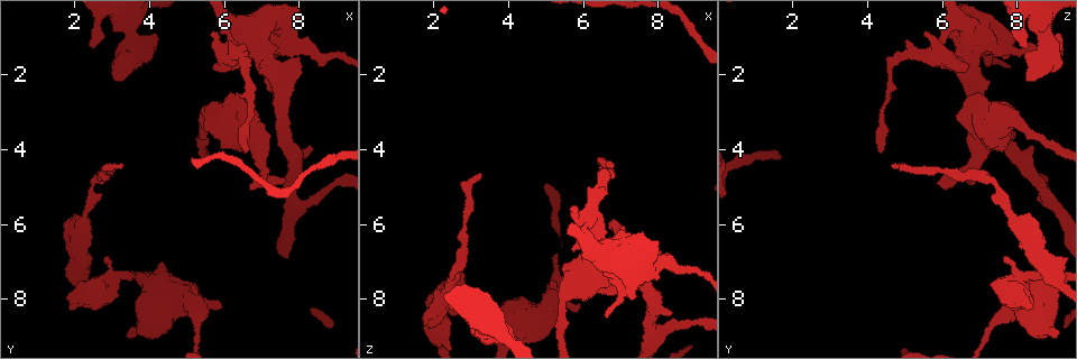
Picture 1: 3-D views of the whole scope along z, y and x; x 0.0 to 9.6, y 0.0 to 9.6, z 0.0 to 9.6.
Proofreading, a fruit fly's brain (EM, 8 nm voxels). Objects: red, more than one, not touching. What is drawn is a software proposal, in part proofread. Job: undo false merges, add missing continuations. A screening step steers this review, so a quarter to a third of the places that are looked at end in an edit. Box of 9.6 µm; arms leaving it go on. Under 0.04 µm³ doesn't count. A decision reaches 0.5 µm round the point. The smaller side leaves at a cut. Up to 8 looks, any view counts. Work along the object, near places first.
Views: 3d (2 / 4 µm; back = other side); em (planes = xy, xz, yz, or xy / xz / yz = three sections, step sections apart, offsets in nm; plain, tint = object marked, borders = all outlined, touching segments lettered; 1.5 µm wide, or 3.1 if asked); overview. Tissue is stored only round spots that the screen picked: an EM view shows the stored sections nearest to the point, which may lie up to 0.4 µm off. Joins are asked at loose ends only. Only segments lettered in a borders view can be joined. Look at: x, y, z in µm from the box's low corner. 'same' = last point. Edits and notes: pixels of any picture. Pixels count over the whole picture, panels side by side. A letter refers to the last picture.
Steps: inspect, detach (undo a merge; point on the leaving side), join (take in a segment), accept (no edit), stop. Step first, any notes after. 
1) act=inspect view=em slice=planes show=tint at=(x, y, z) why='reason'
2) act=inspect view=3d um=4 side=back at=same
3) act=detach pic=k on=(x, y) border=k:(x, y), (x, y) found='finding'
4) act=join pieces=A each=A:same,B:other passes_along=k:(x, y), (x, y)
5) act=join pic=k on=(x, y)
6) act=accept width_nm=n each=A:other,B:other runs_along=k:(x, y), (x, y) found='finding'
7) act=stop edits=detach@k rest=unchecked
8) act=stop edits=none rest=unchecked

act=inspect view=em slice=planes show=borders at=(5.90, 8.20, 8.15) why='branch stops here'

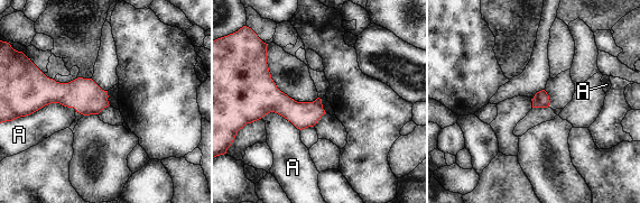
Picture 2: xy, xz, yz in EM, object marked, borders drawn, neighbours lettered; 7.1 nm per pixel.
act=accept each=A:other border=2:(75, 109), (48, 103), (28, 116) found='no lettered segment goes on from it'

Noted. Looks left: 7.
act=inspect view=em slice=planes show=tint at=(6.75, 4.90, 5.90) why='an open end'

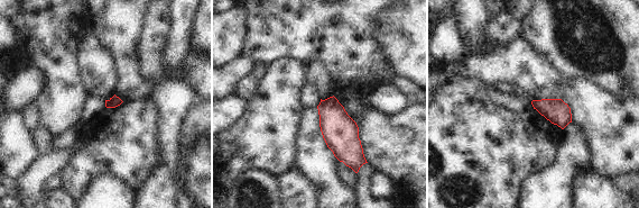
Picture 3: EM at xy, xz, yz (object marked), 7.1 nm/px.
act=inspect view=em slice=planes show=borders at=same

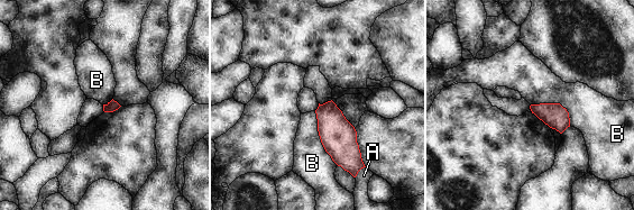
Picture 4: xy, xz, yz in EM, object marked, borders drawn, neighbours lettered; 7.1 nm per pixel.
act=accept each=A:other,B:other border=4:(314, 110), (320, 142), (337, 164) found='none of them fits'

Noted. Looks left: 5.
act=inspect view=em slice=planes show=borders at=(6.65, 1.30, 8.50) why='branch stops here'

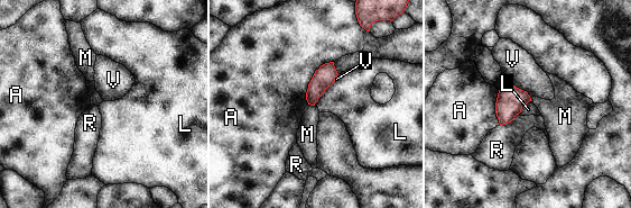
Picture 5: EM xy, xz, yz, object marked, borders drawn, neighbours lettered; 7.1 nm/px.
act=accept longest_contact=A:360nm each=A:other,L:other,M:other,R:other,V:other border=5:(334, 81), (314, 105) found='none of them fits'

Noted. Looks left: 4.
act=stop edits=none rest=unchecked

